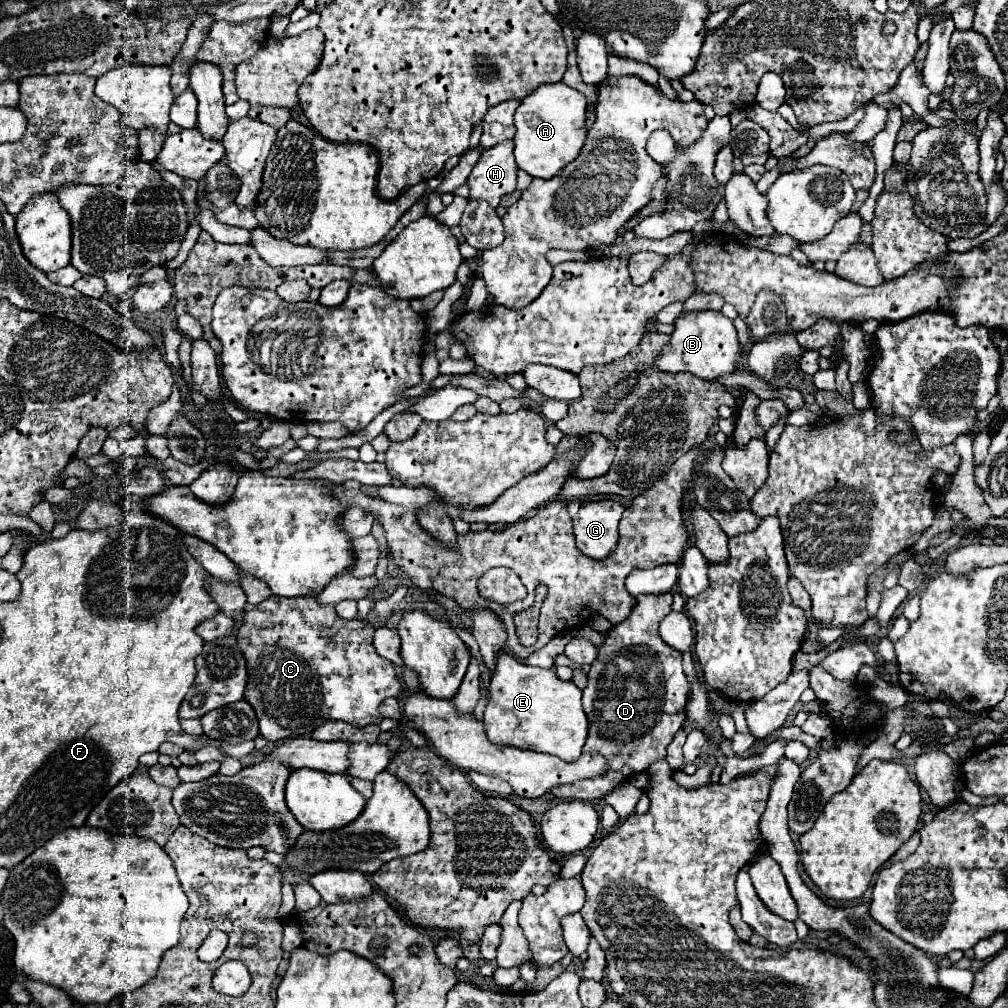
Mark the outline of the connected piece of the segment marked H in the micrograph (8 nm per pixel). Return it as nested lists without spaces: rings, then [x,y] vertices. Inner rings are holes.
[[[503,141],[485,149],[467,179],[469,199],[485,199],[497,209],[501,197],[515,191],[517,171],[513,141]]]

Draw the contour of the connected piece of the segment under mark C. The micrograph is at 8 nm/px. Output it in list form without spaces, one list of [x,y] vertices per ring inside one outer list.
[[[271,595],[259,605],[249,605],[237,629],[237,643],[247,659],[249,671],[245,699],[257,713],[261,735],[273,743],[287,737],[311,737],[311,731],[325,721],[345,721],[355,727],[381,723],[379,705],[387,697],[401,699],[405,693],[405,685],[397,677],[393,663],[387,663],[387,659],[375,653],[371,625],[357,619],[339,619],[335,607],[319,605],[317,595],[291,599]]]

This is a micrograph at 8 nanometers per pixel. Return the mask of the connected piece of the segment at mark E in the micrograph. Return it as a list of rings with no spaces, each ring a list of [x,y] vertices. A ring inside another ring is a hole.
[[[499,653],[489,687],[491,699],[485,707],[485,731],[493,743],[535,749],[567,762],[579,759],[589,733],[589,721],[581,705],[581,689],[573,681],[561,681],[555,667],[529,667],[513,655]]]

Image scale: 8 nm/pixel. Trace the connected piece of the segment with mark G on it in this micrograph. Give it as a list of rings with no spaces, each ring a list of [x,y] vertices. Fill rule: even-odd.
[[[613,499],[585,501],[579,513],[573,517],[573,533],[577,549],[591,557],[607,557],[619,539],[617,525],[623,513],[623,505]]]

